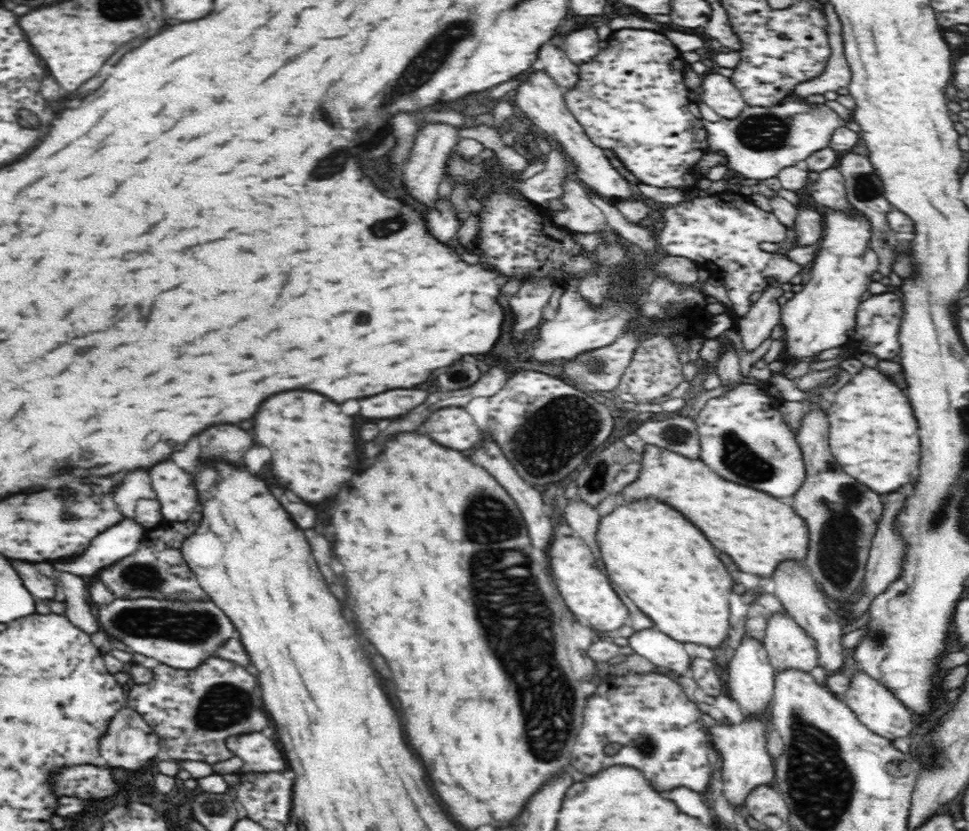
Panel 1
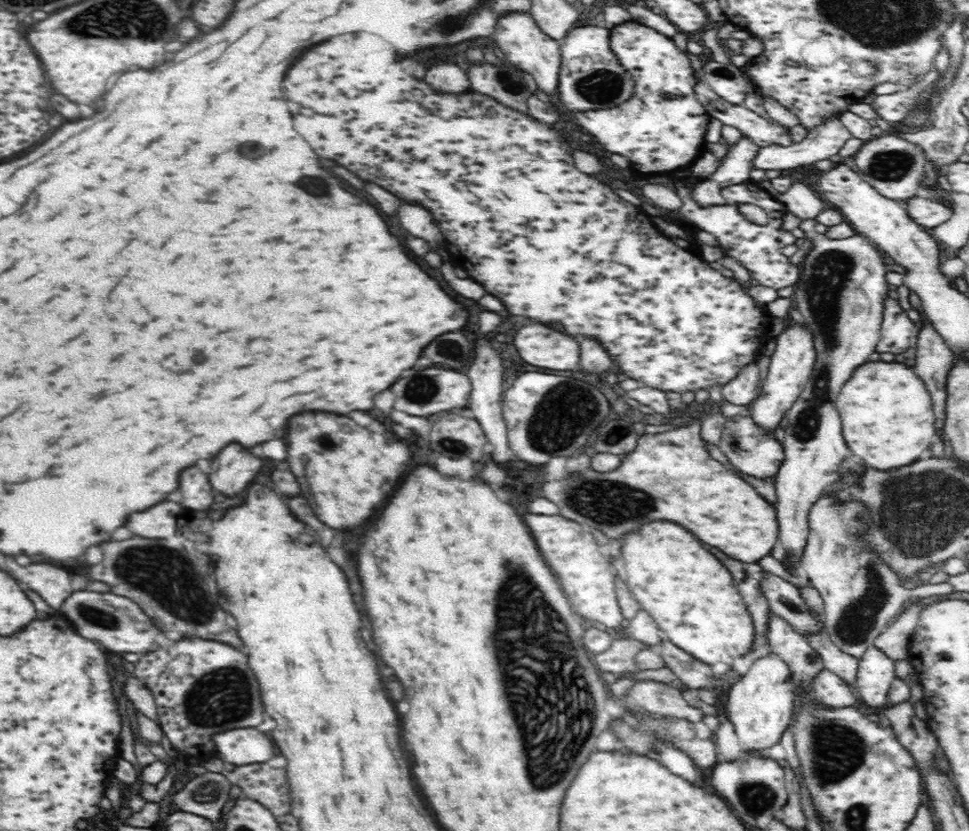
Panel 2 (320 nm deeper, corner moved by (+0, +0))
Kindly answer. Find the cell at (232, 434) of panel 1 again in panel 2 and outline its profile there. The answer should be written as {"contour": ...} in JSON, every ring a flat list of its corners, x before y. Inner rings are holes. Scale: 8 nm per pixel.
{"contour":[[230,444,212,460,210,483,214,490,220,490,226,496,238,496,250,486,260,468,260,458,246,452,240,444]]}

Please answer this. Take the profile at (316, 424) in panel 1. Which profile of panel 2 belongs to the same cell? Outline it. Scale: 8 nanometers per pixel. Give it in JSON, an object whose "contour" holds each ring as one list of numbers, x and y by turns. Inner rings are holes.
{"contour":[[306,412,290,418,288,466,296,474,304,496,316,516,336,528,346,530,362,526,372,518,372,510,384,502,384,494,400,482,400,474,412,466,412,452,396,440,382,424,362,428,346,416]]}

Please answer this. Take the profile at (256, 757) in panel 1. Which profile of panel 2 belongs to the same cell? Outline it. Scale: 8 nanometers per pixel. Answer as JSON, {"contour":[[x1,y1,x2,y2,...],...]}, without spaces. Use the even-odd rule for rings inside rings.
{"contour":[[242,728,216,734,216,752,224,762,244,766,254,762,268,762,274,756,274,744,256,728]]}

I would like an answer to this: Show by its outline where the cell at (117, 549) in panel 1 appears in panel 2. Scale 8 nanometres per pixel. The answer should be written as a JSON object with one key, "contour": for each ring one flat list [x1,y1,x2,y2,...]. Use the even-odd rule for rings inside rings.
{"contour":[[161,502,140,514,134,514,126,526,136,536,142,536,142,538,170,538,176,534,176,524,180,512,182,512,180,504]]}

